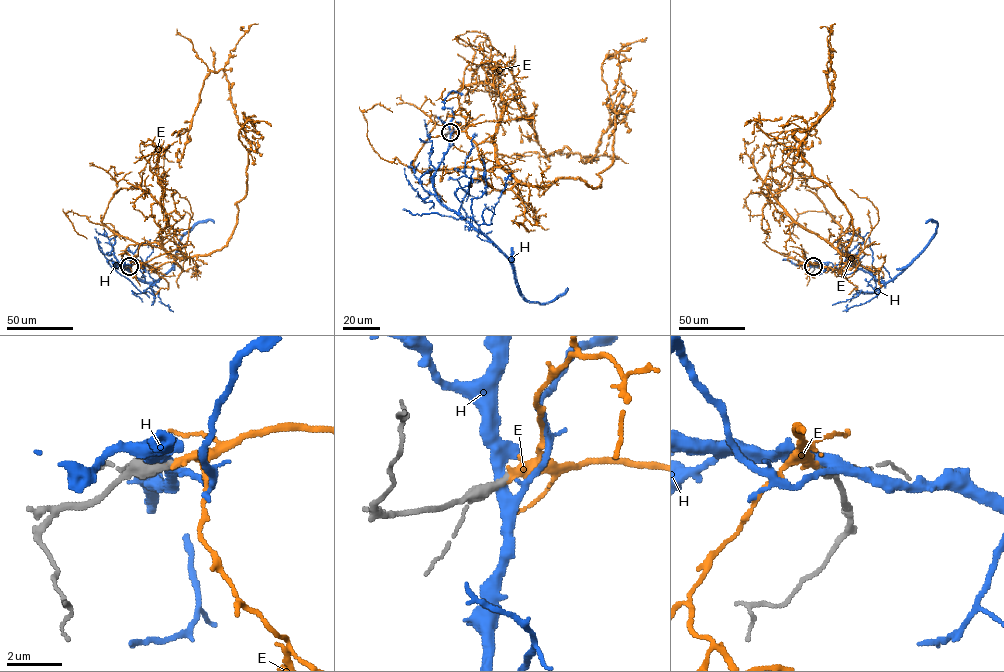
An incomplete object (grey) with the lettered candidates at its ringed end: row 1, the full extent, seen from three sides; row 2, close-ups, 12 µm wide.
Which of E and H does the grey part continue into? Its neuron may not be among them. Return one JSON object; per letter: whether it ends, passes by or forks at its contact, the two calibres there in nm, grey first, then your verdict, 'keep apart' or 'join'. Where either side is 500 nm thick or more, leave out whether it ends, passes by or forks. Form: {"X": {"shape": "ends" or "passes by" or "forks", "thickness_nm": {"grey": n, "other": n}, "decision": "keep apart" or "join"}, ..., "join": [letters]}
{"E": {"shape": "passes by", "thickness_nm": {"grey": 460, "other": 200}, "decision": "join"}, "H": {"thickness_nm": {"grey": 500, "other": 340}, "decision": "keep apart"}, "join": ["E"]}

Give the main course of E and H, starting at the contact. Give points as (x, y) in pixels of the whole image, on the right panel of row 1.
E: (813, 266), (854, 262), (851, 215), (798, 149), (835, 73), (809, 130), (756, 130)
H: (813, 266), (837, 269), (859, 263), (878, 281), (888, 282), (935, 235), (937, 223), (931, 220), (925, 223)

